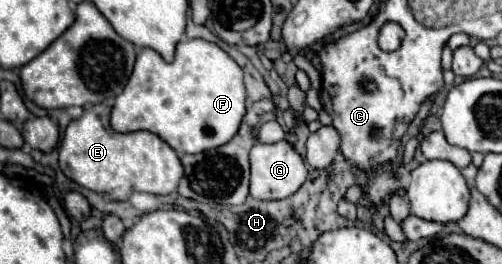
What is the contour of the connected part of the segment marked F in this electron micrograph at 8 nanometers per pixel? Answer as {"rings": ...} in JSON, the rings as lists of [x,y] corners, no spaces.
{"rings":[[[182,39],[176,45],[176,55],[172,63],[166,63],[154,49],[142,49],[136,57],[136,65],[128,85],[116,97],[110,125],[118,133],[150,131],[162,137],[178,153],[202,153],[228,143],[246,113],[246,89],[242,83],[242,69],[224,53],[216,43],[204,39]]]}

